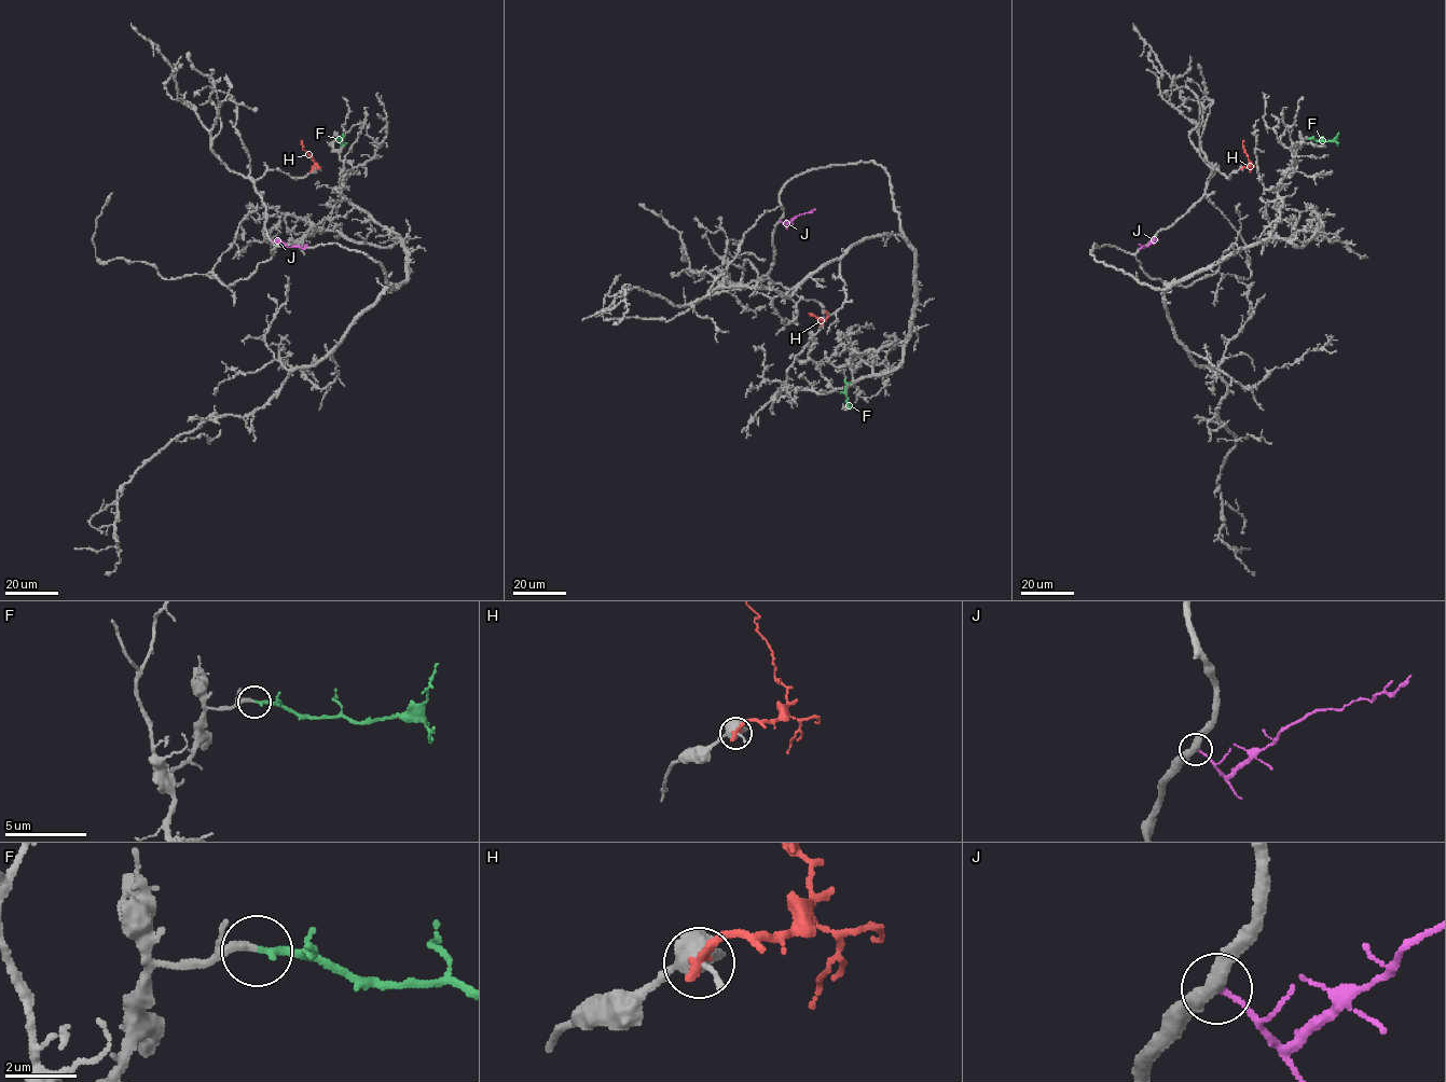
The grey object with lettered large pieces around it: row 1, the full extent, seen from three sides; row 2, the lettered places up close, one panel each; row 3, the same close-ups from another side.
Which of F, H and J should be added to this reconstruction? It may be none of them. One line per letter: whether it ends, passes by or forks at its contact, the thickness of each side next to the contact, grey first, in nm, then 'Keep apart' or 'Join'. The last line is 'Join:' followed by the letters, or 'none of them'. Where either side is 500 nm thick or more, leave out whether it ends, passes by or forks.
F: It ends there. Thickness 160 nm (grey) against 190 nm. Join
H: It ends there. Thickness 460 nm (grey) against 300 nm. Keep apart
J: It ends there. Thickness 360 nm (grey) against 150 nm. Keep apart
Join: F

